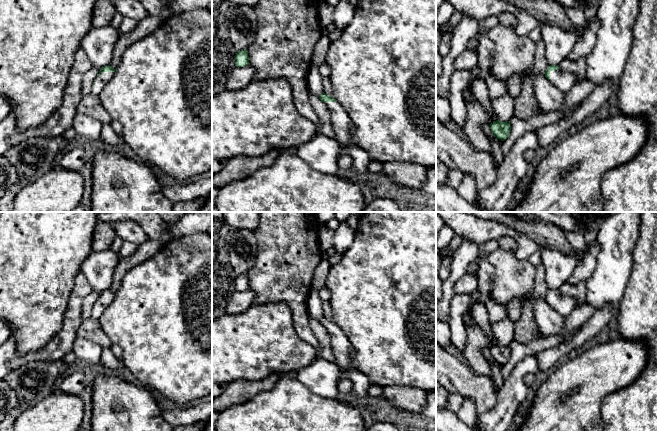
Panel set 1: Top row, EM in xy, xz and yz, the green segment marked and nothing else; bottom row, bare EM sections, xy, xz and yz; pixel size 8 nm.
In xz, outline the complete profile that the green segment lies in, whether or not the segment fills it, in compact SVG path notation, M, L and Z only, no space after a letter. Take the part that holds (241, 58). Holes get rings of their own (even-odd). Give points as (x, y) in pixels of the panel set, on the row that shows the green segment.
M247 49L237 51L235 55L235 66L236 67L244 67L249 64L249 56Z

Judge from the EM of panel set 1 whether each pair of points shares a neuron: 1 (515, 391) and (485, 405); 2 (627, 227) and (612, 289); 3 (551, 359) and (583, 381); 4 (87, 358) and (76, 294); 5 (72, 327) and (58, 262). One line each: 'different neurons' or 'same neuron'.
1: different neurons
2: same neuron
3: different neurons
4: different neurons
5: different neurons

